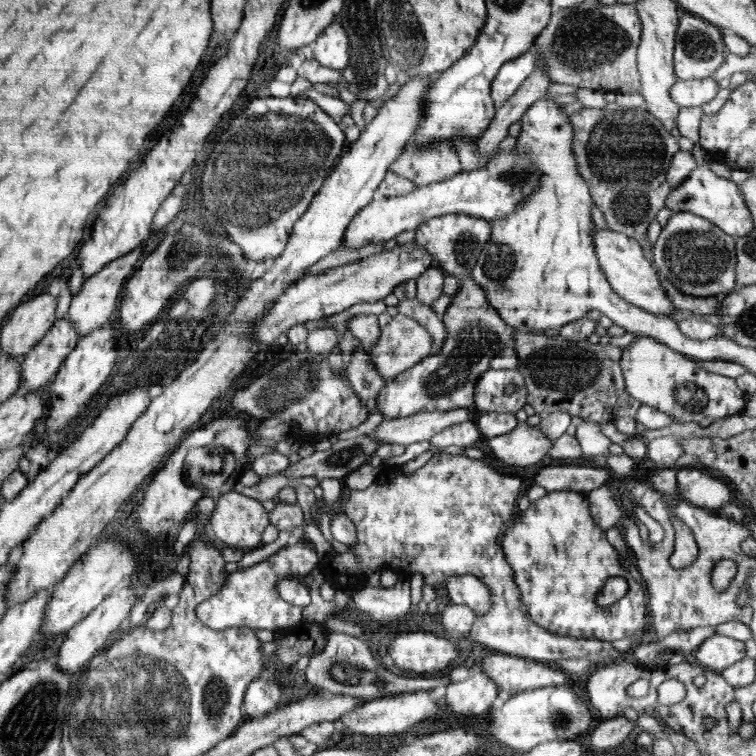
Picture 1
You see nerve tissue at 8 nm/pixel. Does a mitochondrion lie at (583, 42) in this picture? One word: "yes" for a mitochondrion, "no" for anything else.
yes

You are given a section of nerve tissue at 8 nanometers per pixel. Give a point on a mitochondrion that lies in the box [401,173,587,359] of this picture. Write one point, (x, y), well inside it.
(498, 266)

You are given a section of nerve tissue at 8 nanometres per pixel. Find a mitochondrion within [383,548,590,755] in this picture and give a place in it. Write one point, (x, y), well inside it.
(559, 721)

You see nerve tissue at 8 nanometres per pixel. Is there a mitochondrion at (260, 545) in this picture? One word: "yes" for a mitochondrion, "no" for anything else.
no

